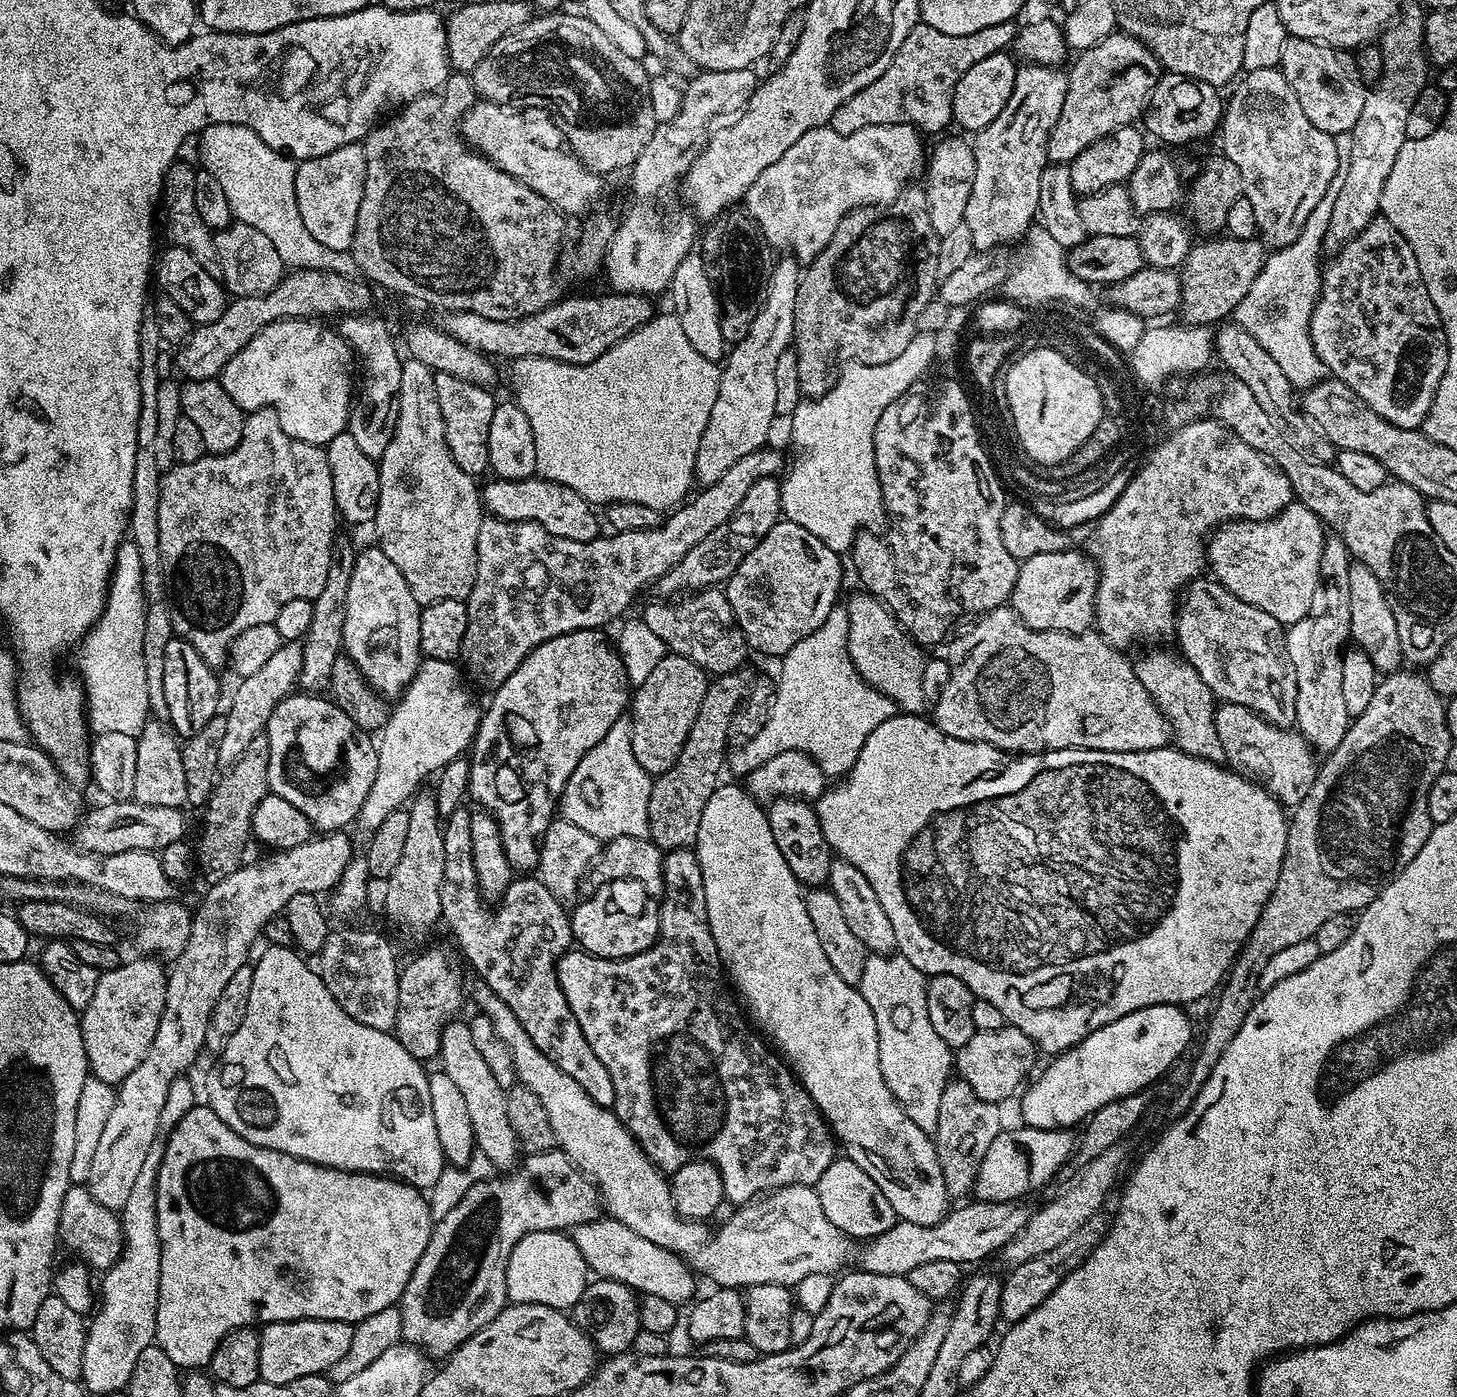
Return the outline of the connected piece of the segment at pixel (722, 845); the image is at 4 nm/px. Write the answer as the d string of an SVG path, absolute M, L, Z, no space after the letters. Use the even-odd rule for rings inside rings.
M721 783L706 802L706 810L702 810L702 823L698 826L698 838L694 851L702 870L702 886L706 886L706 914L710 922L710 934L714 934L714 942L718 946L720 960L724 963L724 971L730 977L751 1023L771 1041L775 1051L795 1072L796 1079L810 1094L812 1101L819 1105L820 1113L827 1120L843 1155L856 1162L877 1183L897 1217L906 1222L914 1222L918 1226L938 1223L950 1211L950 1197L946 1190L946 1182L942 1178L942 1166L938 1162L935 1139L918 1126L914 1126L914 1122L910 1122L910 1118L905 1114L903 1106L897 1102L894 1094L890 1094L890 1088L886 1086L886 1078L882 1078L882 1066L878 1062L878 1026L874 1022L874 1010L870 1010L870 1002L862 998L857 985L842 982L842 978L834 974L834 966L830 966L830 958L826 958L826 953L822 950L822 942L818 942L818 934L814 934L814 926L810 923L810 914L806 910L802 886L794 878L790 866L786 866L786 858L782 858L782 850L778 850L778 842L774 842L774 834L770 834L767 811L753 800L741 785L739 788L736 784Z

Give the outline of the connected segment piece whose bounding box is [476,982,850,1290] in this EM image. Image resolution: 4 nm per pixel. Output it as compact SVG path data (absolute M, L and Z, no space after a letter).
M483 982L477 983L476 1004L494 1026L498 1038L506 1042L514 1058L517 1081L532 1090L542 1102L550 1125L553 1126L559 1151L565 1152L571 1164L599 1188L603 1207L611 1219L622 1222L622 1226L630 1226L634 1234L654 1242L654 1246L662 1246L667 1252L679 1256L701 1277L709 1276L713 1285L721 1288L747 1290L754 1284L794 1286L806 1278L806 1274L836 1274L845 1267L843 1264L848 1256L849 1237L826 1218L819 1195L811 1184L791 1184L778 1188L775 1192L737 1207L736 1213L717 1232L711 1232L707 1228L709 1225L704 1222L685 1222L672 1199L669 1177L649 1160L639 1142L632 1136L632 1131L616 1117L615 1111L611 1107L599 1105L574 1078L570 1078L570 1074L562 1074L562 1070L558 1070L558 1066L554 1066L554 1062L550 1062L550 1058L546 1058L546 1054L534 1046L530 1034L522 1030L522 1022L514 1018L514 1010L510 1010L510 1006L506 1006L506 1002L502 1002L502 998L498 998L498 994L494 994L494 990L487 988Z

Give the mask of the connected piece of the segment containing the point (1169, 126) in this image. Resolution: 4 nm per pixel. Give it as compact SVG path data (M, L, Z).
M1161 75L1160 81L1152 88L1148 107L1142 117L1147 135L1157 136L1164 144L1192 144L1195 140L1206 139L1211 132L1213 135L1224 118L1226 100L1223 95L1220 97L1220 92L1217 85L1202 82L1198 78Z

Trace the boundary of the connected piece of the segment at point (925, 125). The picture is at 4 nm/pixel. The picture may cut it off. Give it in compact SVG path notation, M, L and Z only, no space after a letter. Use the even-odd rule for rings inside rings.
M1011 20L998 22L994 26L986 26L986 30L974 30L974 34L942 34L942 30L934 30L934 26L929 24L923 22L916 24L914 30L910 30L910 34L906 34L906 42L902 42L902 46L898 46L898 54L894 54L890 66L886 66L886 70L882 74L878 74L878 78L874 78L874 82L870 82L870 86L858 90L858 94L846 98L846 102L842 102L842 106L838 106L838 110L834 110L830 126L843 136L846 134L858 134L858 130L866 130L866 126L890 126L891 124L913 124L914 127L923 130L925 133L942 131L947 124L951 125L953 123L952 103L954 102L954 86L958 86L962 74L966 74L966 70L970 70L970 66L975 66L977 62L982 62L982 58L990 58L990 54L998 54L1011 49L1016 43L1017 31L1017 25Z

